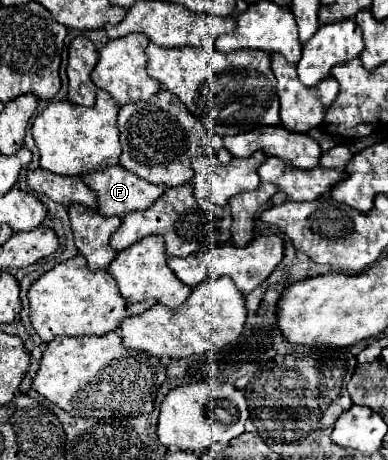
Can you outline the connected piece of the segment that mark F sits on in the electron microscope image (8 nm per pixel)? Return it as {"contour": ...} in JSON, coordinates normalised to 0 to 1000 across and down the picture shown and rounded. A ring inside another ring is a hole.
{"contour":[[[314,359],[211,380],[211,393],[247,415],[253,459],[304,472],[392,450],[428,411],[428,402],[397,402],[351,385]]]}

